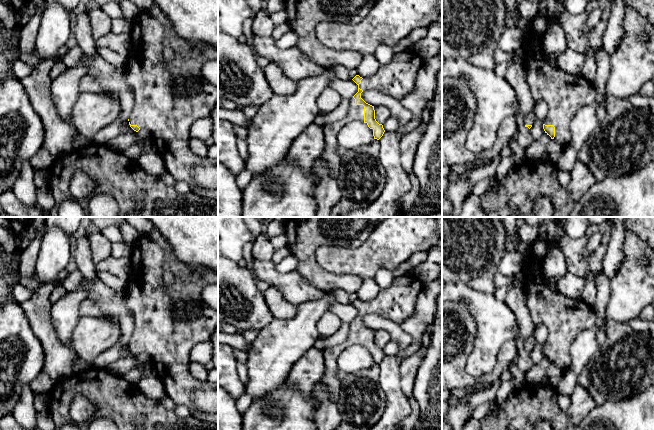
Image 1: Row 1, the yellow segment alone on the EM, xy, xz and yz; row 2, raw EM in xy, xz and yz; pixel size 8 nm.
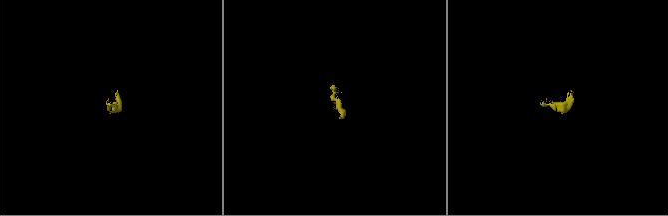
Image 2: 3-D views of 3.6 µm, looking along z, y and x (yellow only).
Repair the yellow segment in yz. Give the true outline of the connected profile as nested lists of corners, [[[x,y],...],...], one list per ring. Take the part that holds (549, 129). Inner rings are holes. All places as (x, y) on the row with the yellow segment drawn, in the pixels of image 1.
[[[532,24],[525,34],[525,45],[521,53],[535,105],[541,100],[548,105],[543,129],[547,135],[563,147],[571,141],[571,121],[583,107],[596,99],[593,82],[583,76],[573,76],[552,66],[542,48],[544,33],[534,31]]]

